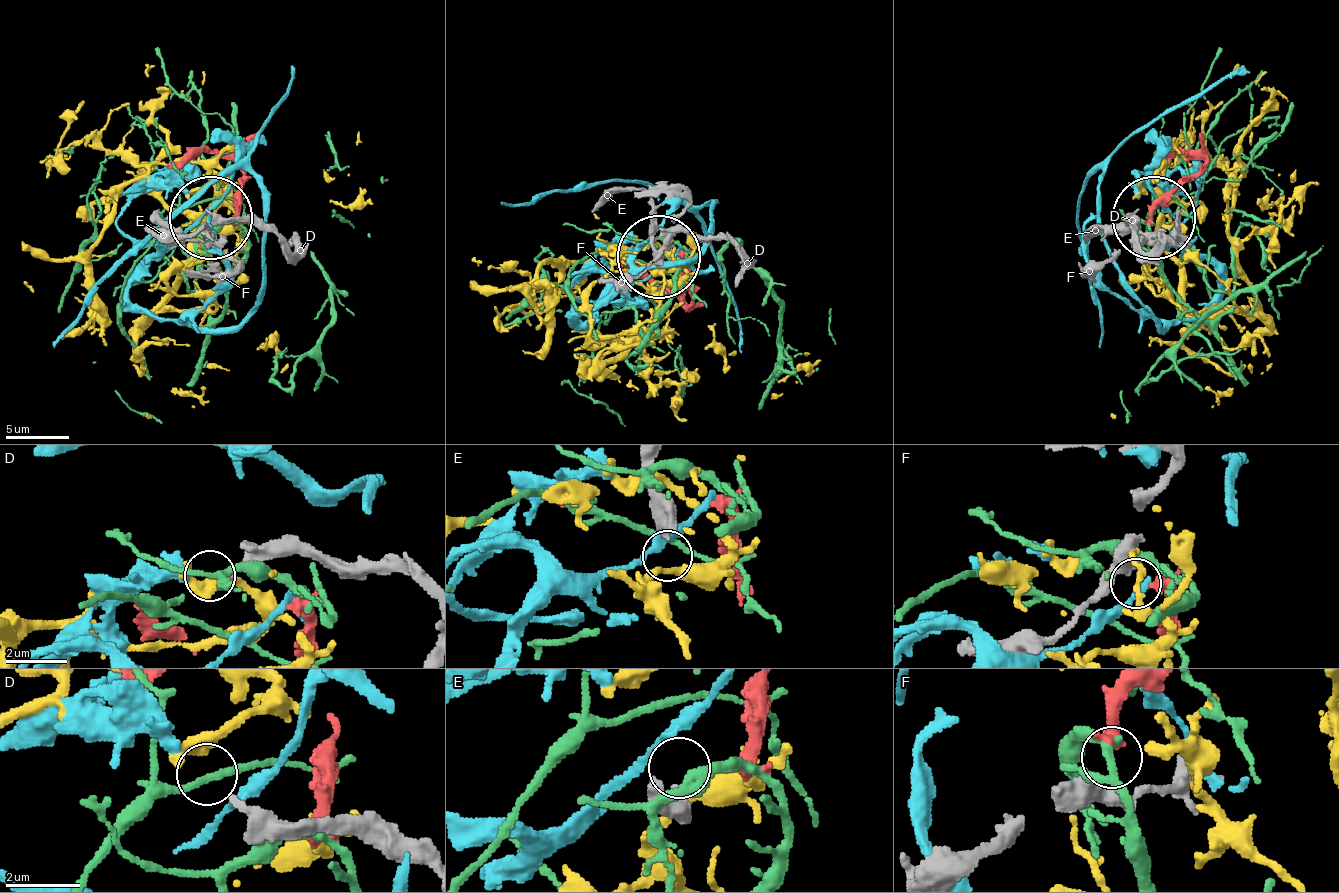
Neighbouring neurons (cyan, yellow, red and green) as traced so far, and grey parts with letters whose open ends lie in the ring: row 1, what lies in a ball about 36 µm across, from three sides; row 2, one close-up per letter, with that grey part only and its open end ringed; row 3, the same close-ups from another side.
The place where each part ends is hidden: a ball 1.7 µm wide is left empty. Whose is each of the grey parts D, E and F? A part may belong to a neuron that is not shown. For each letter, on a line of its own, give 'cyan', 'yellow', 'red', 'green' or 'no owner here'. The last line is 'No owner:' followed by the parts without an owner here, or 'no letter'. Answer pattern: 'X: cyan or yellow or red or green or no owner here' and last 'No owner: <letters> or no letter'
D: cyan
E: no owner here
F: red
No owner: E

